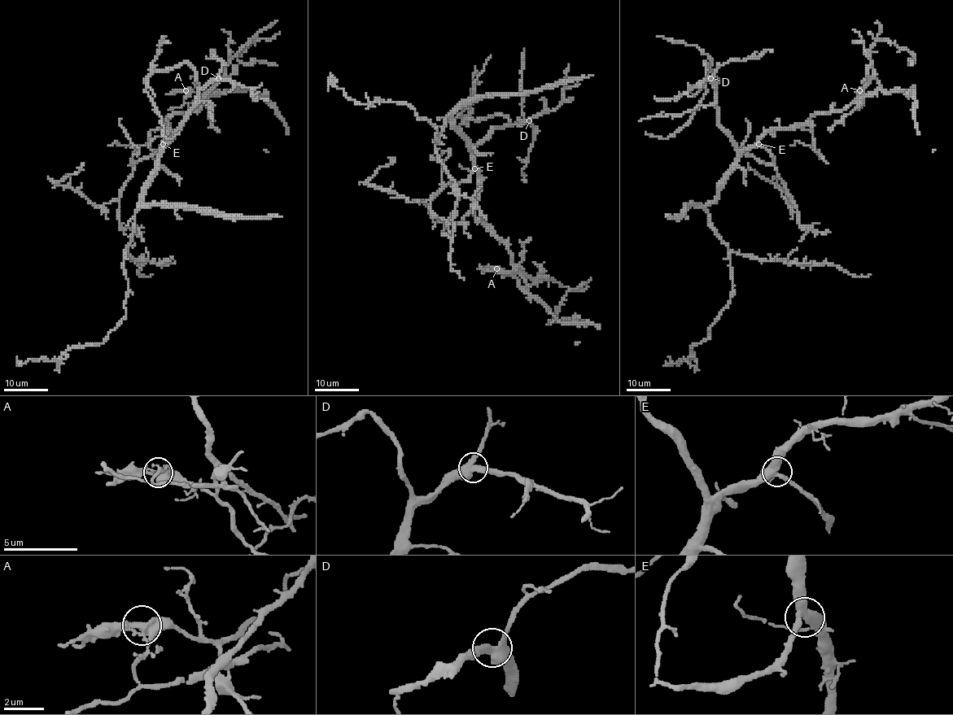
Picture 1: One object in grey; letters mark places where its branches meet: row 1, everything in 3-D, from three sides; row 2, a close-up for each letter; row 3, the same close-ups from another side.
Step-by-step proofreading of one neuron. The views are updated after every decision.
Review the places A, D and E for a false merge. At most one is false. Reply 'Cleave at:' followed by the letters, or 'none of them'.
Cleave at: A

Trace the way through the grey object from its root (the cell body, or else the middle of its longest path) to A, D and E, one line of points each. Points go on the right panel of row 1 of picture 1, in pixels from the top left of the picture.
A: (737, 161), (744, 150), (767, 132), (806, 124), (816, 114), (843, 110), (865, 94), (859, 90)
D: (737, 161), (735, 142), (719, 124), (715, 84), (710, 78)
E: (737, 161), (737, 157), (744, 150), (758, 144)

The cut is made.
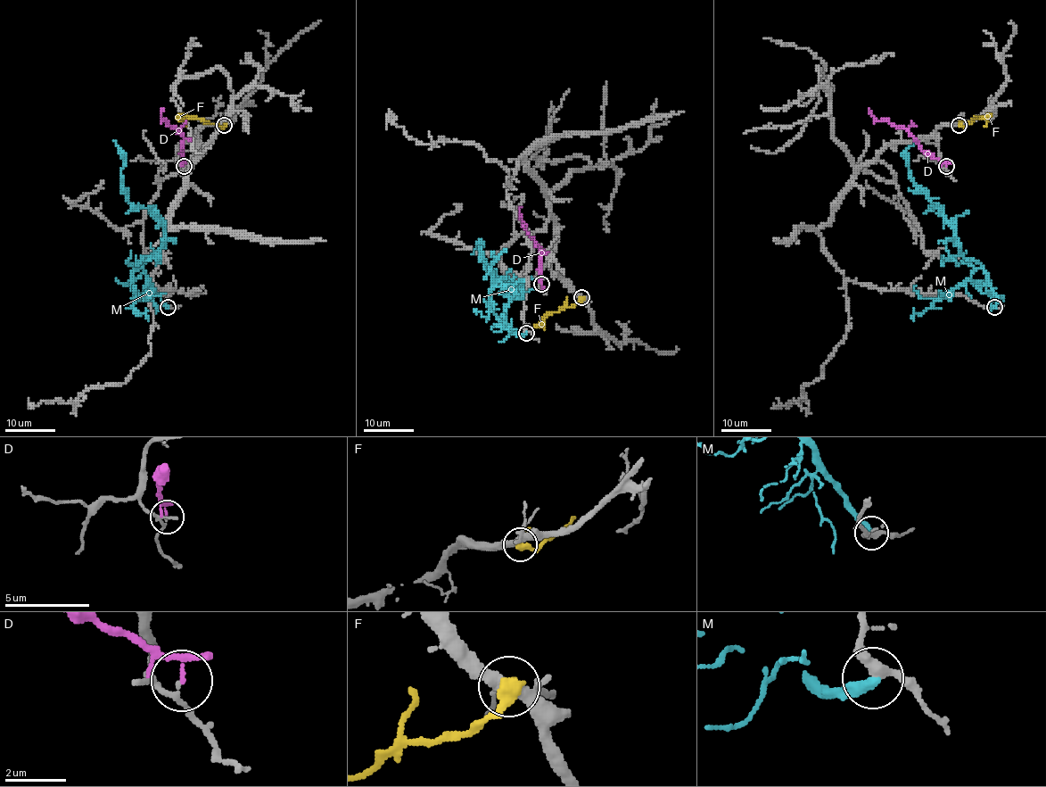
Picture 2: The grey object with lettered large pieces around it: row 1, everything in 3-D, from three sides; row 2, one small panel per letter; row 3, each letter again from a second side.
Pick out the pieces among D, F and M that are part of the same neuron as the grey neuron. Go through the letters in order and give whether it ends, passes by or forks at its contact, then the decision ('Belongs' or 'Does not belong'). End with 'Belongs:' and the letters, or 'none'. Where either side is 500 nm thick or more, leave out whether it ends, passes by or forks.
D: It passes by. Does not belong
F: It ends there. Does not belong
M: It ends there. Does not belong
Belongs: none

